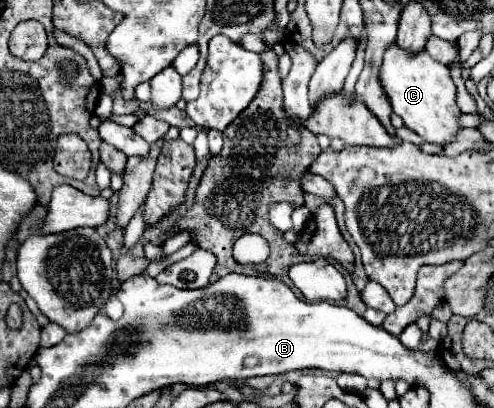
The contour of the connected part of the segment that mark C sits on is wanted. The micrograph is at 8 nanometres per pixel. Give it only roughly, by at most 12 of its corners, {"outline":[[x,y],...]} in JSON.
{"outline":[[393,42],[379,82],[409,130],[443,146],[461,110],[449,66]]}

